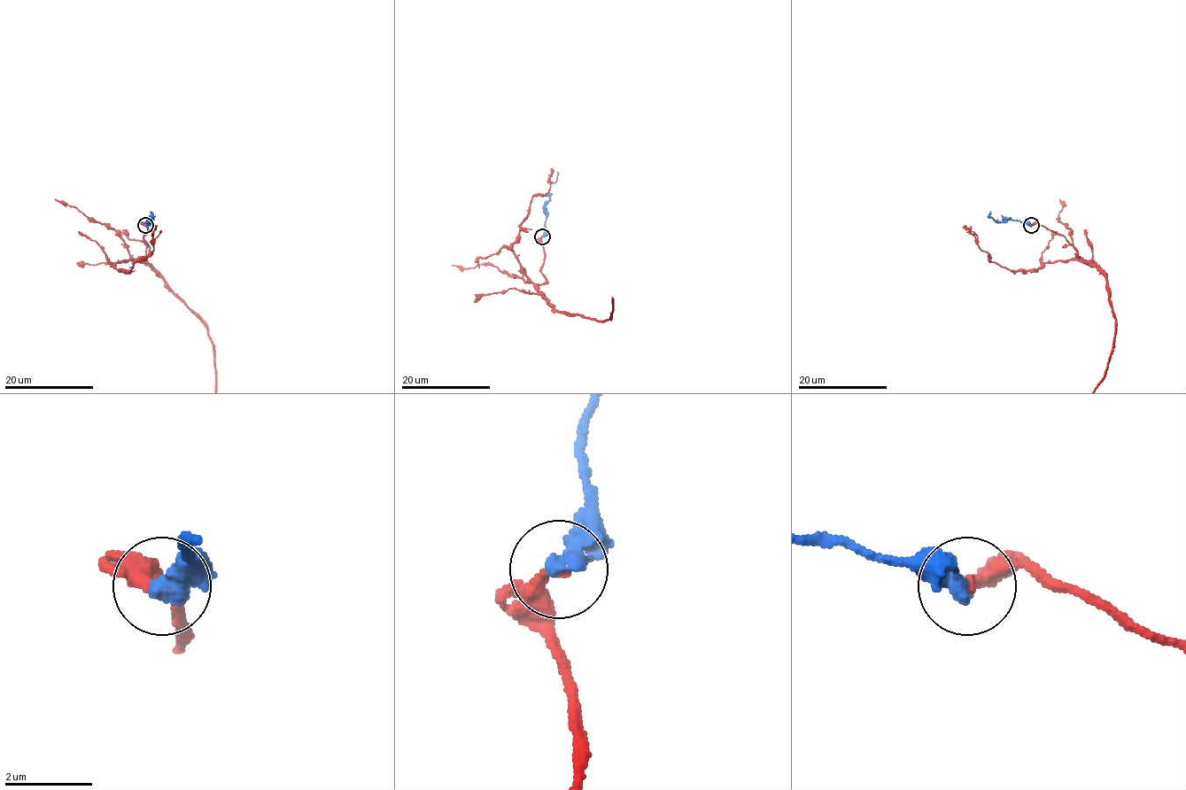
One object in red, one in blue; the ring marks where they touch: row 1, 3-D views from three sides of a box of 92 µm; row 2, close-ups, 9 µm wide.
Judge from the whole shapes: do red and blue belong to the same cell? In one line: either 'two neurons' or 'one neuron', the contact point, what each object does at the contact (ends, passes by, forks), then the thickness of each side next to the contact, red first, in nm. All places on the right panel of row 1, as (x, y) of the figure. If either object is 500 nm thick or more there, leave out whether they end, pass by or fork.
one neuron; at (1031, 225); red ends there; blue ends there; 320 nm thick on the red side, 460 nm on the other

